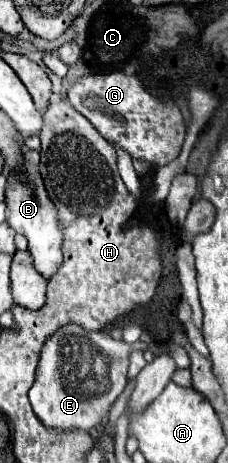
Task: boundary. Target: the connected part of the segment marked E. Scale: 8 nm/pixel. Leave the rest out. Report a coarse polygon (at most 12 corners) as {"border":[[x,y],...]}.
{"border":[[66,325],[46,339],[30,403],[92,431],[126,387],[126,341]]}

